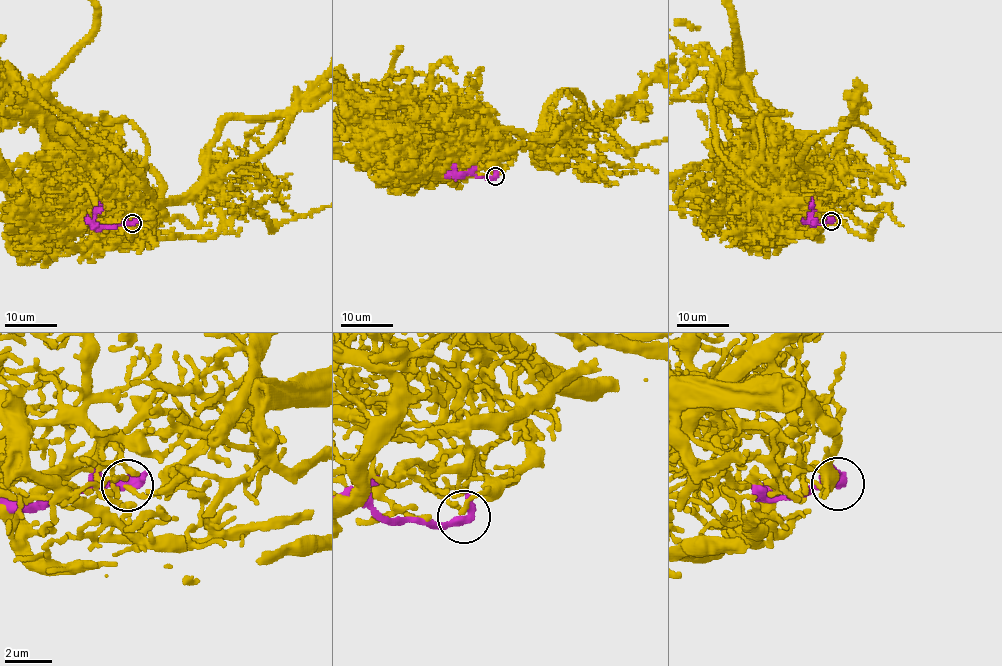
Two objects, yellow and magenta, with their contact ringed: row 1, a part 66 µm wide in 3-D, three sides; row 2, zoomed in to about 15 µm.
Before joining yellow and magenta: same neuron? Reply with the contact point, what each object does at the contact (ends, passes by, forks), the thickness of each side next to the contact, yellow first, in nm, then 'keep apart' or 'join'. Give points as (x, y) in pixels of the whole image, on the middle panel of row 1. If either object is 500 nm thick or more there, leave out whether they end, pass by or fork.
at (495, 176); 200 nm thick on the yellow side, 550 nm on the other; keep apart

